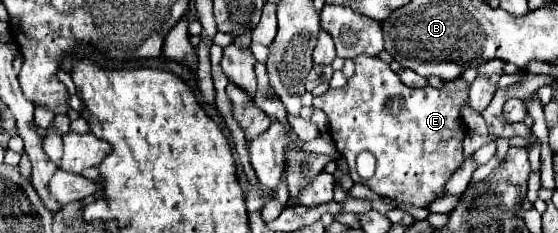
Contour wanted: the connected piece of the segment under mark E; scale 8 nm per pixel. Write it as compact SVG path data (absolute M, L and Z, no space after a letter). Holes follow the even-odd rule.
M357 56L355 60L355 76L347 82L345 88L329 90L323 96L313 98L313 106L321 108L329 118L331 138L341 152L341 156L349 162L349 176L353 182L367 184L375 194L383 198L391 198L401 204L411 204L415 208L429 208L429 204L441 196L445 196L445 184L453 176L455 170L463 164L463 140L465 126L461 124L461 108L467 106L469 84L459 76L457 80L445 82L443 88L407 88L401 84L395 72L379 60L377 56ZM369 150L377 158L377 174L369 180L363 180L355 170L355 158L359 152Z

